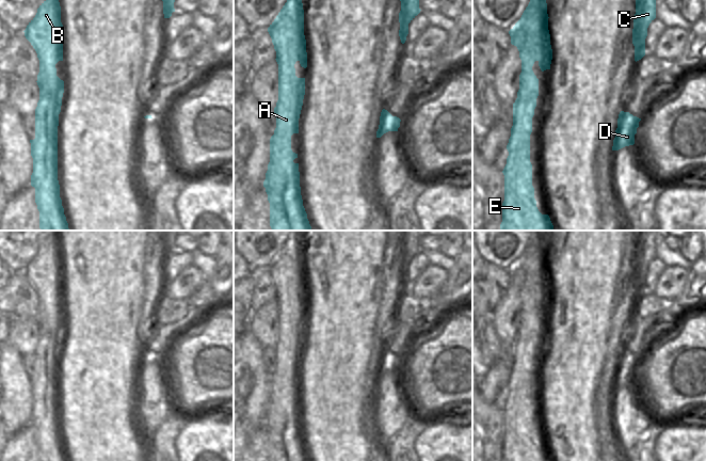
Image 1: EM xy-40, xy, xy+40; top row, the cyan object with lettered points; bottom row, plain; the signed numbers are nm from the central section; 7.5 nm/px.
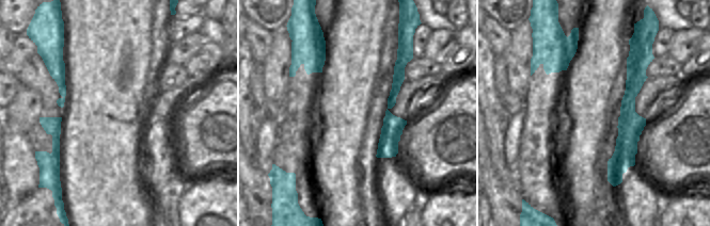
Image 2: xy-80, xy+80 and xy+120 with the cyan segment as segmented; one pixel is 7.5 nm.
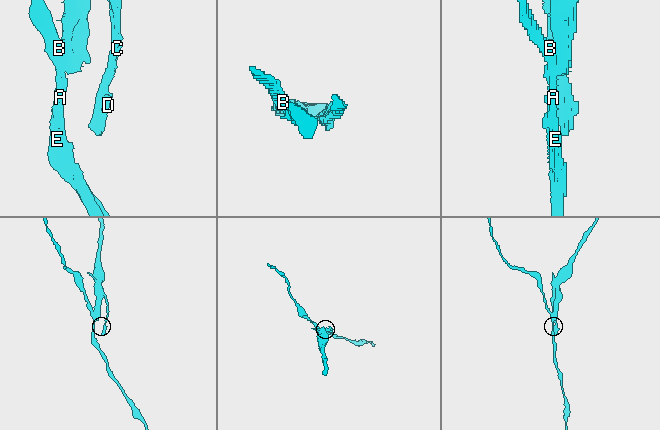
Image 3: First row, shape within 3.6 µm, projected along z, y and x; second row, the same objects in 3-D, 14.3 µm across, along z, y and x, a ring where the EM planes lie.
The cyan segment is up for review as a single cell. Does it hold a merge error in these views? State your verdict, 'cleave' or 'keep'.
cleave

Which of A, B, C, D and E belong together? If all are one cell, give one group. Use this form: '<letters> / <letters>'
A B E / C D

